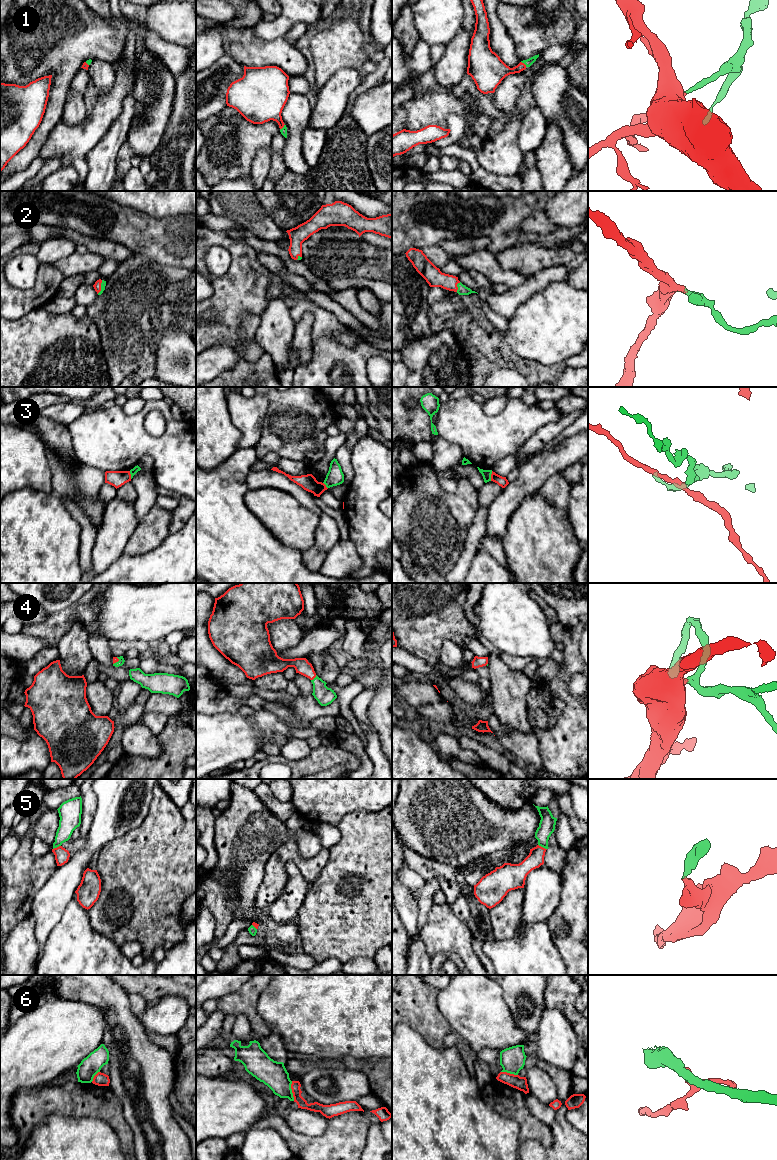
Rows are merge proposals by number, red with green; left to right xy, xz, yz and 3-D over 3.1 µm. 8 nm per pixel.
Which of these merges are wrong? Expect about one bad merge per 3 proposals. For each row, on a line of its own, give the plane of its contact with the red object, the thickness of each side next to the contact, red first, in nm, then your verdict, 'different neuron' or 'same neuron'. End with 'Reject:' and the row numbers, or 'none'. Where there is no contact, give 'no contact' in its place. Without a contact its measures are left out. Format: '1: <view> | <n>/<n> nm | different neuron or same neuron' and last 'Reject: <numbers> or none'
1: yz | 200/60 nm | same neuron
2: yz | 150/80 nm | same neuron
3: yz | 80/70 nm | different neuron
4: xz | 120/140 nm | same neuron
5: yz | 140/130 nm | same neuron
6: xz | 80/200 nm | different neuron
Reject: 3, 6

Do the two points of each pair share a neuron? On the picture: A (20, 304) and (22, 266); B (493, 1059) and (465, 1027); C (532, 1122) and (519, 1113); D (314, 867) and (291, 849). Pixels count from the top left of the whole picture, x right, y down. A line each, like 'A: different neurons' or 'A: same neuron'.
A: different neurons
B: different neurons
C: same neuron
D: same neuron

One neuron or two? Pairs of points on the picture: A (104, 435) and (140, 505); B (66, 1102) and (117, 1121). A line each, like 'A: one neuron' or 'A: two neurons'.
A: two neurons
B: one neuron

